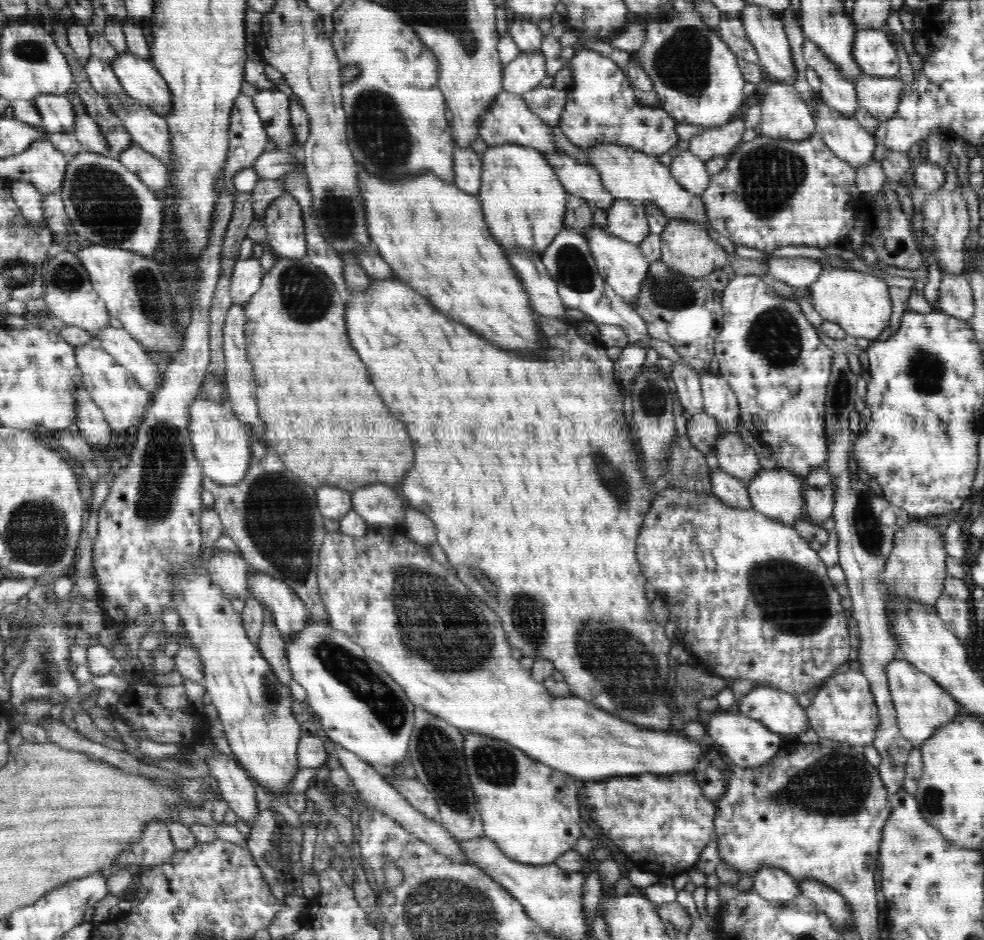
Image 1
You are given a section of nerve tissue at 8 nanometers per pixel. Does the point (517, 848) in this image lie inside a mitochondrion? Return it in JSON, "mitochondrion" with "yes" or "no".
{"mitochondrion":"no"}

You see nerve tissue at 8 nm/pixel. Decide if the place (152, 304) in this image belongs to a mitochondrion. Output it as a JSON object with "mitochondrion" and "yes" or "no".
{"mitochondrion":"yes"}

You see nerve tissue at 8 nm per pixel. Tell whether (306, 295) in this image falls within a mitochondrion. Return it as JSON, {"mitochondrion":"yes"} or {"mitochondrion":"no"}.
{"mitochondrion":"yes"}

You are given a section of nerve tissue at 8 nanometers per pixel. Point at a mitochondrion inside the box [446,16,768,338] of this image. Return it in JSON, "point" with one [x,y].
{"point":[682,62]}

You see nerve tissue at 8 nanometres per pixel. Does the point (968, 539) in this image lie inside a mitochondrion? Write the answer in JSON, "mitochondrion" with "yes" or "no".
{"mitochondrion":"no"}

